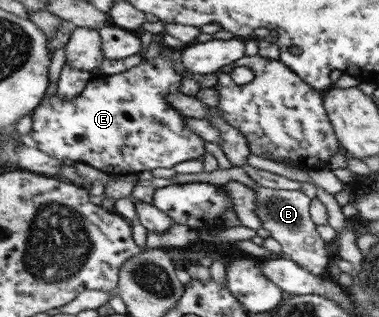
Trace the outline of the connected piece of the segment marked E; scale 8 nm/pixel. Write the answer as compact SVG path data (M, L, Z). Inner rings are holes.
M159 54L150 61L142 59L140 64L118 74L92 77L73 99L64 100L58 95L42 97L31 110L31 130L27 141L40 152L62 160L83 162L100 172L113 177L126 177L152 168L173 168L178 162L202 156L202 138L196 136L184 123L186 117L164 100L164 95L178 91L182 76L175 73L171 60Z

